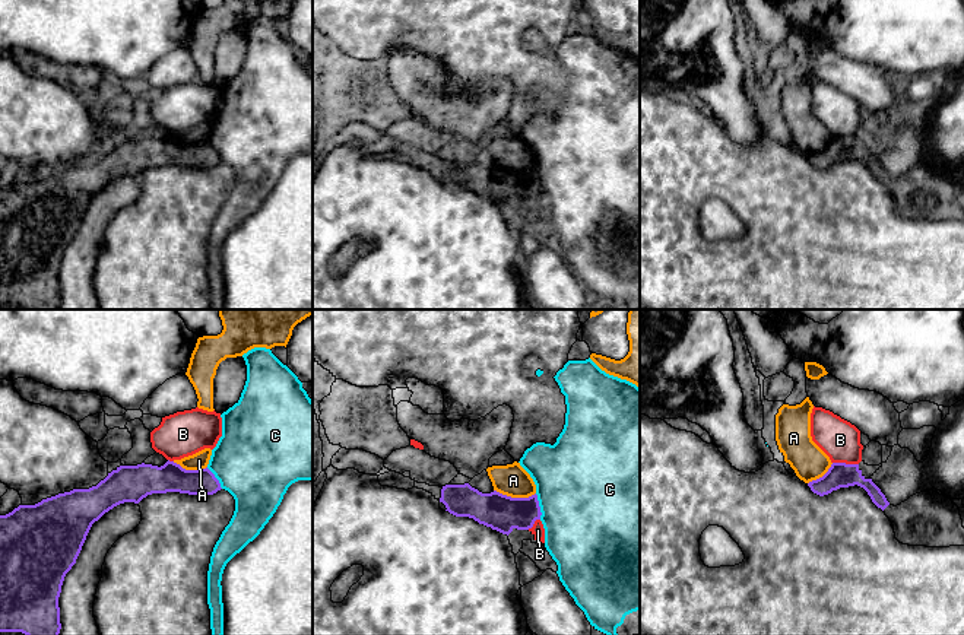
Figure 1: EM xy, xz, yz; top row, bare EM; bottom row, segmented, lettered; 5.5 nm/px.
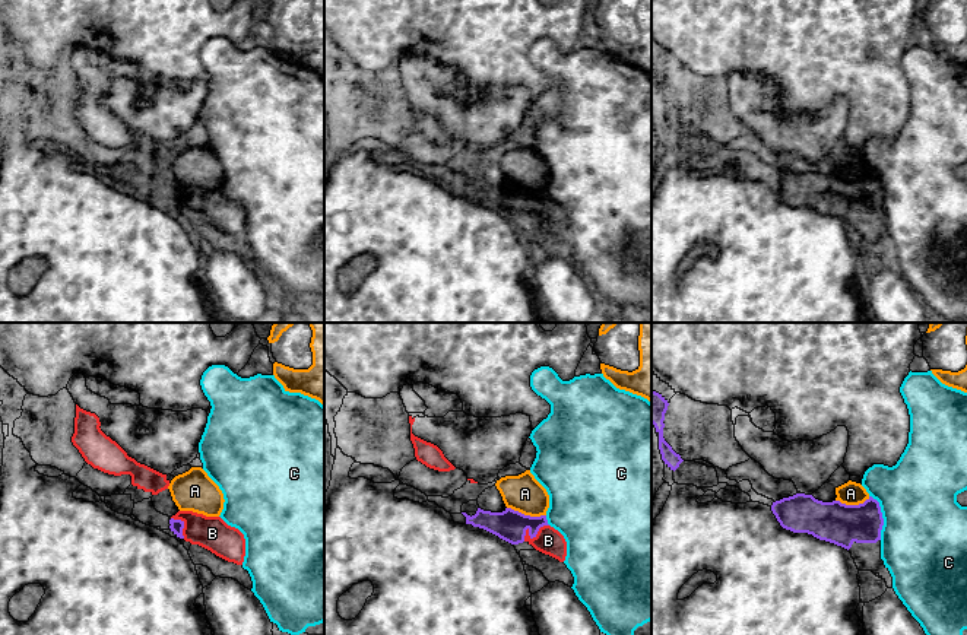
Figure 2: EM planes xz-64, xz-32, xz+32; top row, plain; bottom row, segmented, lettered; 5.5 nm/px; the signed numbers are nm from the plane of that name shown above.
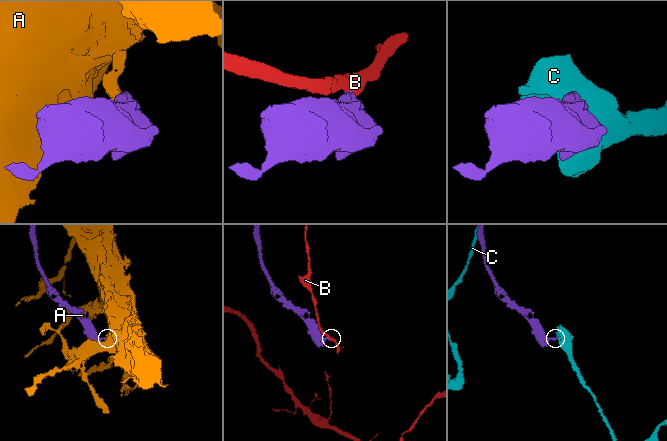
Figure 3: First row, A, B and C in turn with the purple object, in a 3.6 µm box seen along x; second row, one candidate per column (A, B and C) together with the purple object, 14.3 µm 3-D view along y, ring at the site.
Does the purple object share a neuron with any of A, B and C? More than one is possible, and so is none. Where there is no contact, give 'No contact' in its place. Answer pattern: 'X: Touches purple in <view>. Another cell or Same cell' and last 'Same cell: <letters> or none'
A: Touches purple in xz. Another cell
B: Touches purple in yz. Another cell
C: Touches purple in xz. Another cell
Same cell: none

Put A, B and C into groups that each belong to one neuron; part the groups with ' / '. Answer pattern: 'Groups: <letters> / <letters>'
Groups: A / B / C

